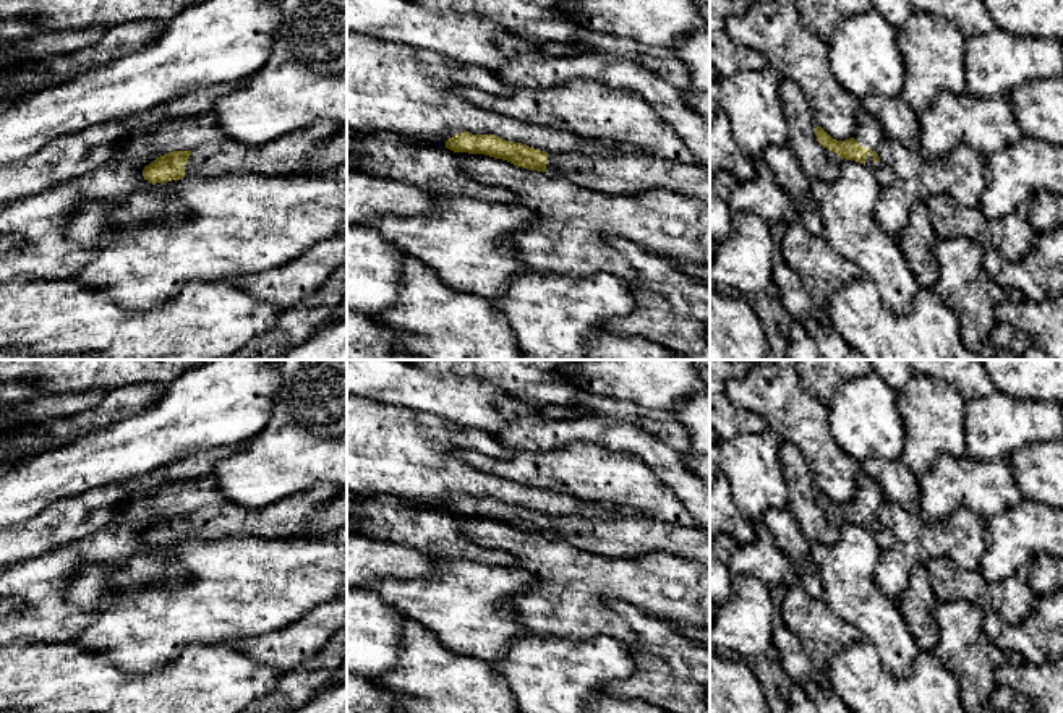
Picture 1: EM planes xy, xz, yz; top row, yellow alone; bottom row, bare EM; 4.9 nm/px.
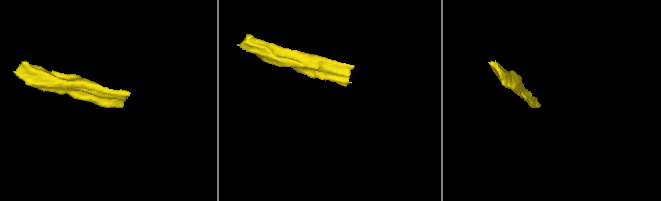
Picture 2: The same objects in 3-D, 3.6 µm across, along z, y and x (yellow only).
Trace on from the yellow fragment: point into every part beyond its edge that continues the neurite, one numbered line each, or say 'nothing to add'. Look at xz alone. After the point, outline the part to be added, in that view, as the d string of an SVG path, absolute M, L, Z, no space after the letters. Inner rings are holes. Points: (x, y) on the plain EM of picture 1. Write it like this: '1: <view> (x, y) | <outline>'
1: xz (619, 535) | M642 514L549 517L544 536L608 559L671 553L710 569L710 530L681 528Z

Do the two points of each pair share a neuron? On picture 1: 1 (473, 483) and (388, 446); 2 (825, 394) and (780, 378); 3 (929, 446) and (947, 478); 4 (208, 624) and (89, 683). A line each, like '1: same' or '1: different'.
1: same
2: different
3: different
4: different

